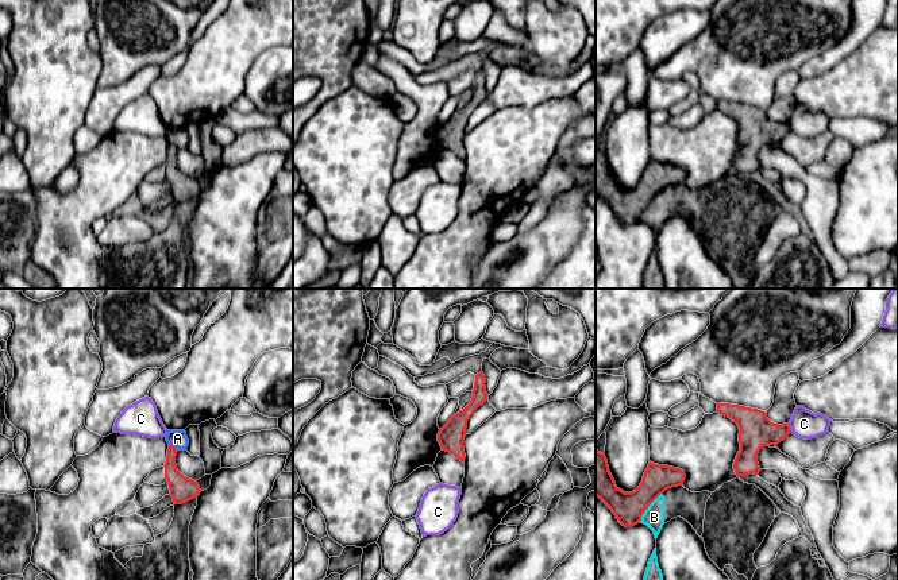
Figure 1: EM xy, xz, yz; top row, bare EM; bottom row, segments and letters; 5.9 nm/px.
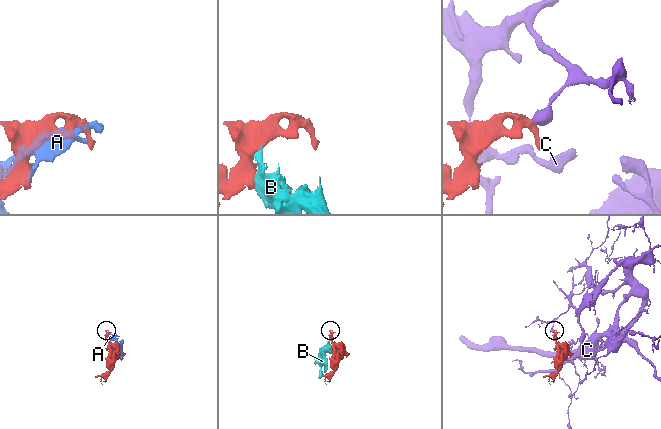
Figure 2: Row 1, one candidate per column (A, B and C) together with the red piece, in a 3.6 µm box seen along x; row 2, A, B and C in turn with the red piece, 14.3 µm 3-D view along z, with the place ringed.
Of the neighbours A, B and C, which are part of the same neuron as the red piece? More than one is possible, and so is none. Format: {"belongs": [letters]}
{"belongs": []}

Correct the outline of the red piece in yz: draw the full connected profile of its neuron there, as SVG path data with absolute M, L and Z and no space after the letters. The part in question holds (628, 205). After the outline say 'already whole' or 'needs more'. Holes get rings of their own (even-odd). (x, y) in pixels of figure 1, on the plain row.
M596 147L596 194L625 225L640 221L648 204L666 187L682 183L685 177L682 167L650 159L640 183L632 190L624 190L616 183L605 152Z | already whole

